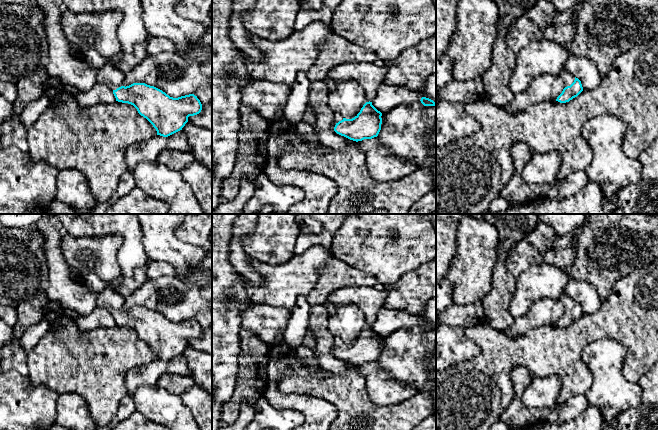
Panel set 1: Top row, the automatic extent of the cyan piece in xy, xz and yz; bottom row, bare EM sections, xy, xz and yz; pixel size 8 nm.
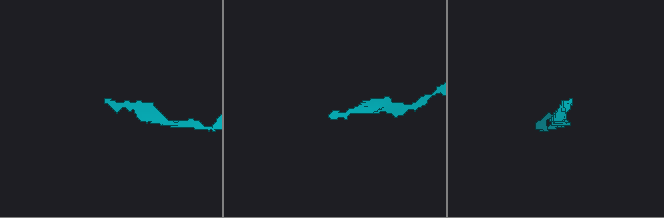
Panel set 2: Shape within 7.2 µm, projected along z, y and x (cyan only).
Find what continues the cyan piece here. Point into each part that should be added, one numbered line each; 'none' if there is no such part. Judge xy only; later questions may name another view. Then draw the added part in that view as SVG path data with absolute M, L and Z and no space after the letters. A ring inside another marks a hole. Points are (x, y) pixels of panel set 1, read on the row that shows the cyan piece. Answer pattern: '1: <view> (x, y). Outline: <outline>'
1: xy (108, 74). Outline: M108 63L98 70L96 82L106 84L113 91L123 85L124 77L125 73Z

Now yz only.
1: yz (568, 78). Outline: M564 69L558 73L560 77L563 79L565 87L570 86L575 80L575 76Z

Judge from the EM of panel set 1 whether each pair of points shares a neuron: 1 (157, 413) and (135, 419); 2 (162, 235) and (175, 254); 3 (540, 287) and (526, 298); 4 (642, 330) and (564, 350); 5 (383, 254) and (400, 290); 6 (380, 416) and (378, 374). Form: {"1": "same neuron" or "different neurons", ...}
{"1": "different neurons", "2": "same neuron", "3": "same neuron", "4": "same neuron", "5": "different neurons", "6": "different neurons"}

